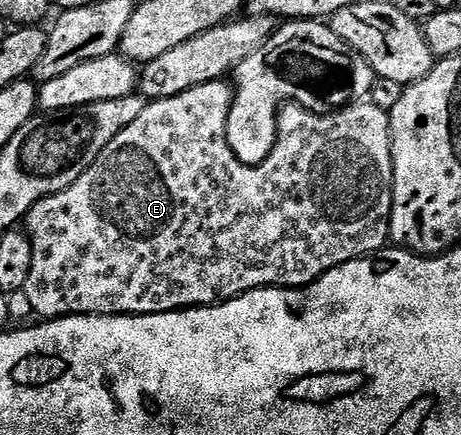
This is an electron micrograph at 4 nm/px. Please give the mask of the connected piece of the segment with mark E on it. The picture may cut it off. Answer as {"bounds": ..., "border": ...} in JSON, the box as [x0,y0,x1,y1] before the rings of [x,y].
{"bounds":[23,80,392,317],"border":[[[211,80],[202,86],[194,86],[174,98],[145,103],[142,114],[138,114],[138,118],[134,118],[134,122],[130,122],[130,126],[126,126],[126,130],[122,130],[122,134],[118,134],[118,138],[114,138],[114,142],[110,142],[110,146],[106,146],[106,150],[102,150],[102,154],[94,162],[94,166],[90,166],[90,170],[86,170],[86,174],[82,174],[82,178],[78,178],[78,182],[74,182],[74,186],[70,186],[53,196],[42,198],[42,202],[38,202],[28,211],[26,231],[28,240],[32,243],[32,265],[30,266],[30,278],[26,278],[26,286],[23,292],[26,294],[26,298],[30,298],[30,306],[37,317],[149,316],[159,312],[183,312],[186,308],[206,308],[226,300],[233,300],[236,296],[245,296],[247,292],[253,292],[256,288],[306,288],[322,274],[326,274],[351,260],[363,260],[364,257],[381,251],[389,243],[388,219],[392,213],[392,122],[385,109],[383,112],[378,105],[372,104],[373,102],[357,102],[340,109],[338,112],[321,114],[306,110],[300,104],[285,103],[276,122],[276,144],[272,147],[272,153],[261,164],[244,164],[234,154],[234,150],[228,141],[228,105],[232,102],[232,92],[229,85],[228,88],[226,85],[227,83],[224,80]]]}

